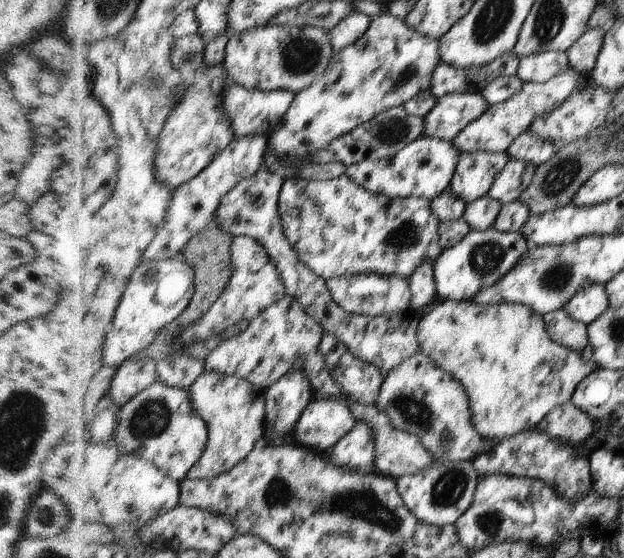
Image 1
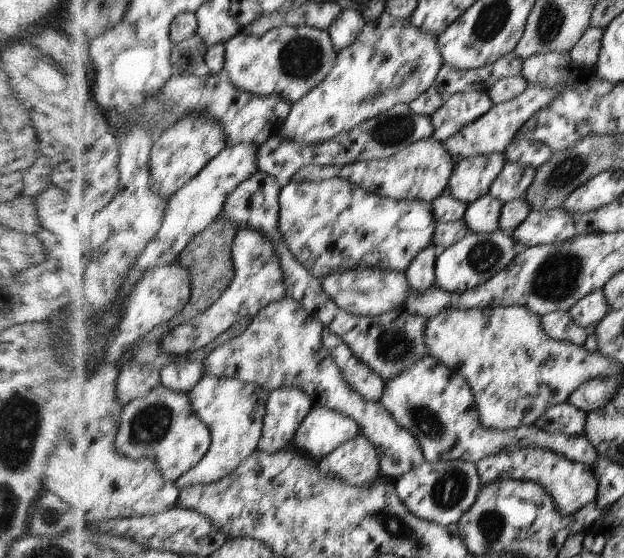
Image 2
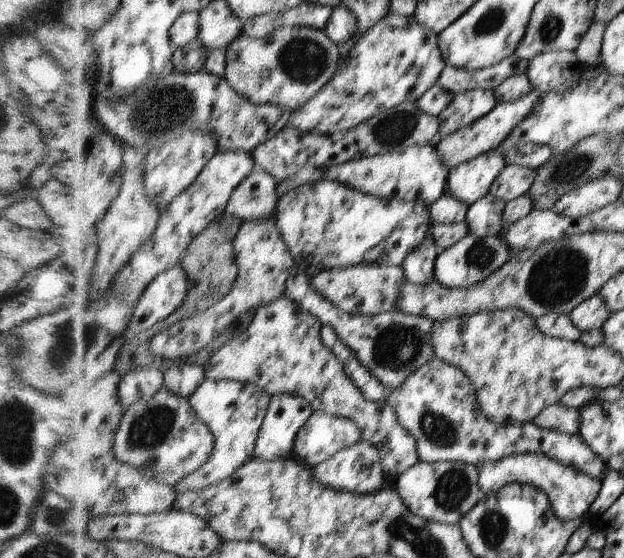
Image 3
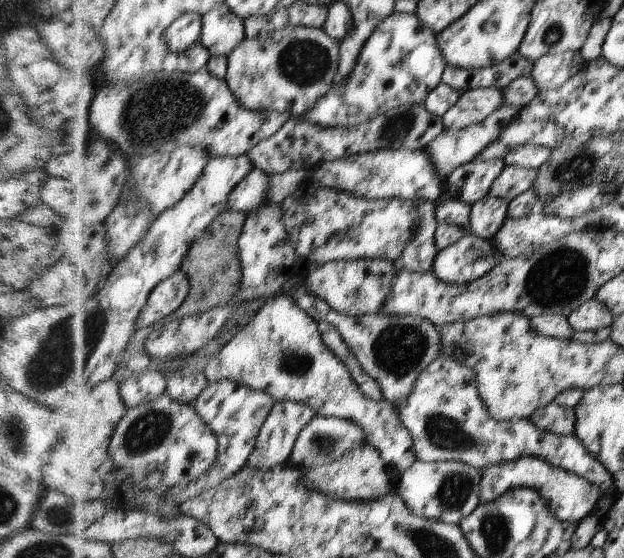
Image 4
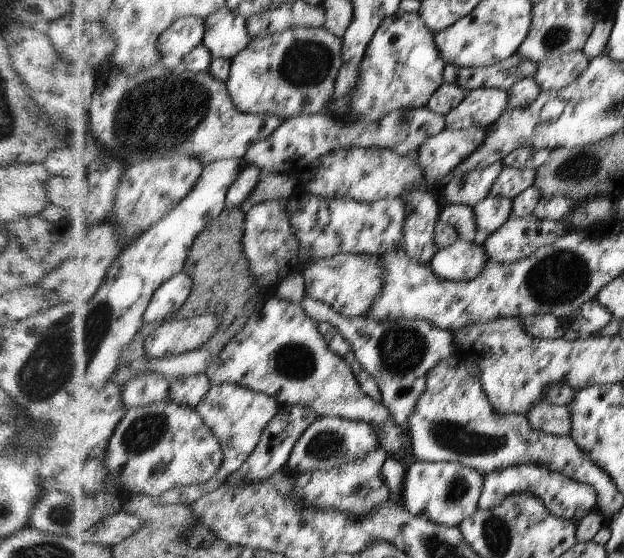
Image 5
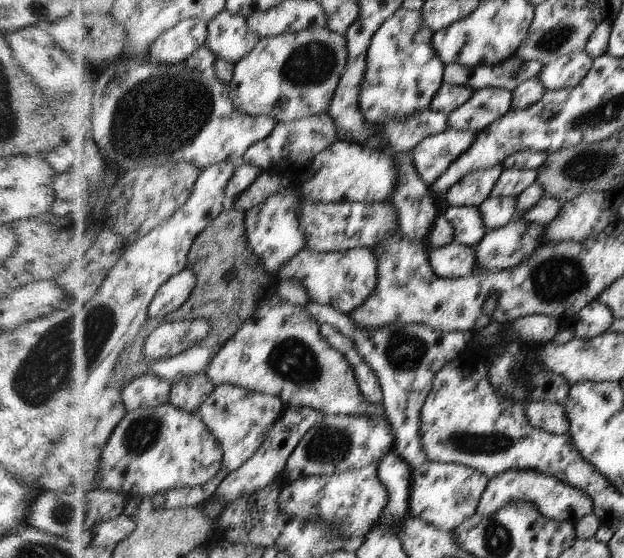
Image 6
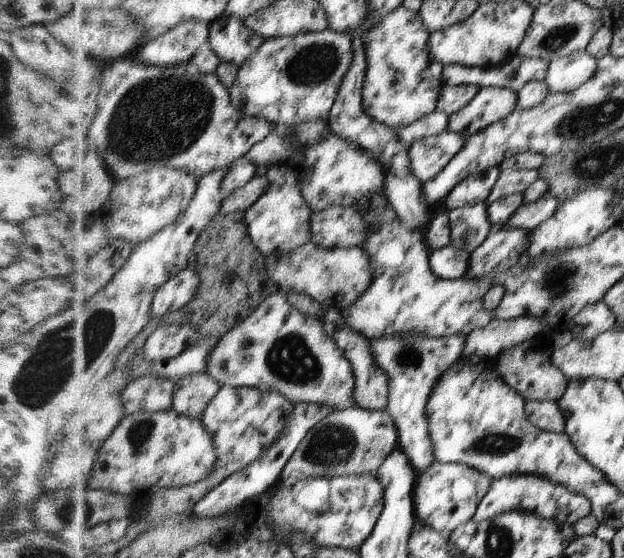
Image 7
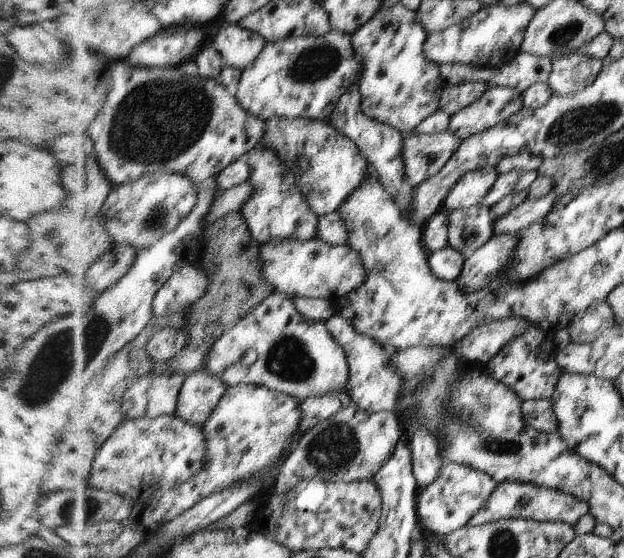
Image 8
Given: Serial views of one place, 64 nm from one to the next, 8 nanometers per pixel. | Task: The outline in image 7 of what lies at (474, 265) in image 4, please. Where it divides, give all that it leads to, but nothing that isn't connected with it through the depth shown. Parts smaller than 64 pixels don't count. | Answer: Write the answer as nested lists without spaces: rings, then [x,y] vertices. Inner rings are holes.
[[[451,244],[428,253],[430,268],[443,279],[457,279],[466,276],[469,270],[469,251],[460,250]]]

